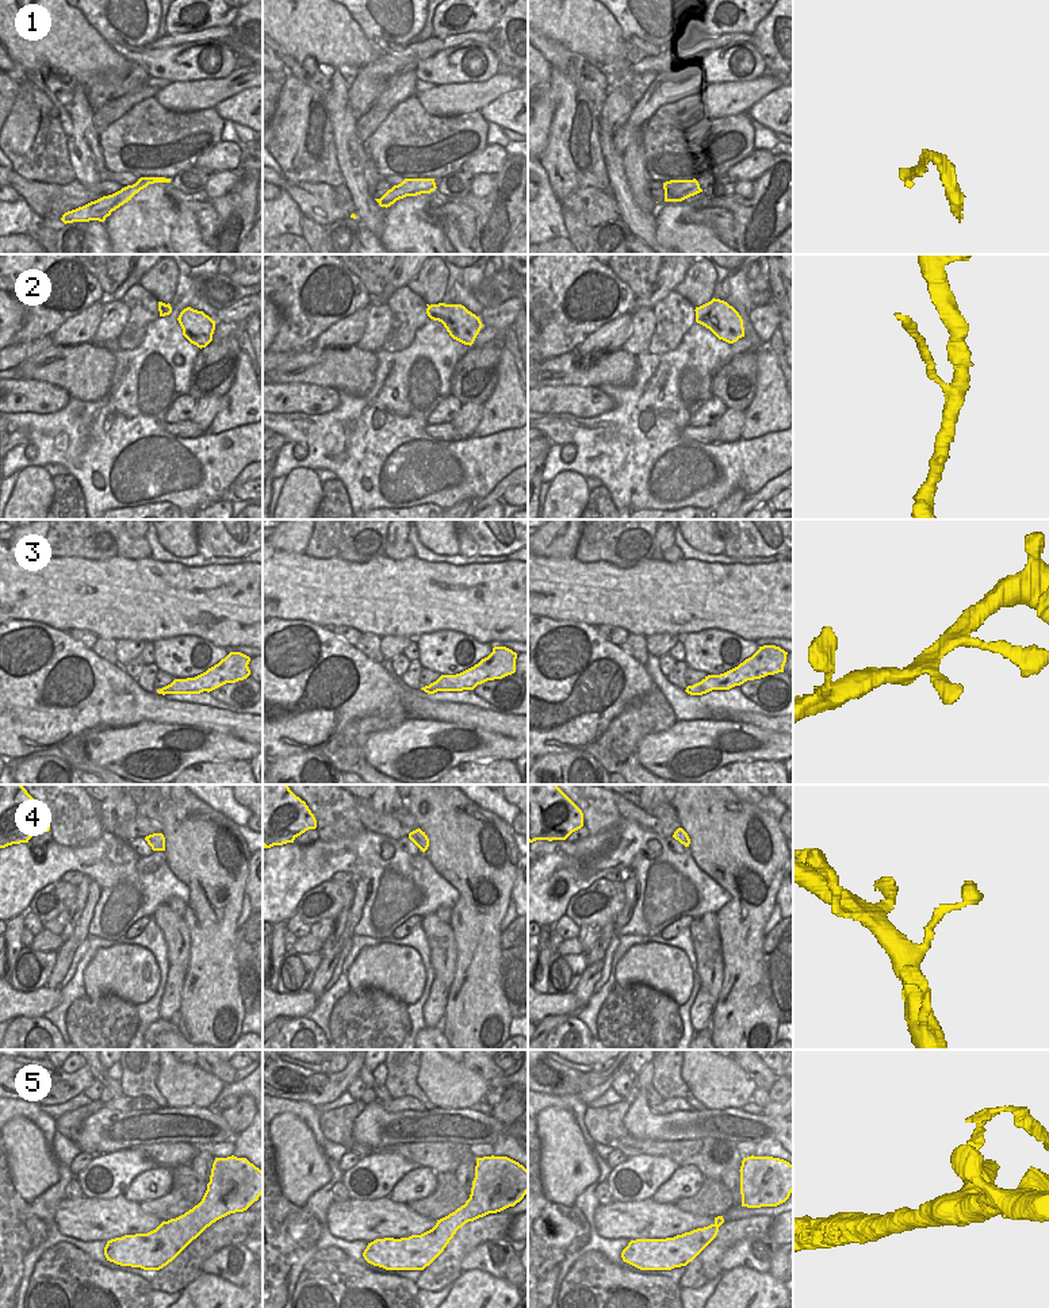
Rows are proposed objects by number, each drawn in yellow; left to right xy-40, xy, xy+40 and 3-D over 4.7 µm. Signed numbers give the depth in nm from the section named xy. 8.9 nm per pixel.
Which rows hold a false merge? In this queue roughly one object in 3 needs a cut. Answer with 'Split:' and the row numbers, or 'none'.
Split: 1, 2

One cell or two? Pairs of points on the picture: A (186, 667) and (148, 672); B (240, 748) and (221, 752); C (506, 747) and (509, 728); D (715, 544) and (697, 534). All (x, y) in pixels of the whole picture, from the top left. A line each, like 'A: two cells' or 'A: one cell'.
A: two cells
B: one cell
C: two cells
D: one cell

